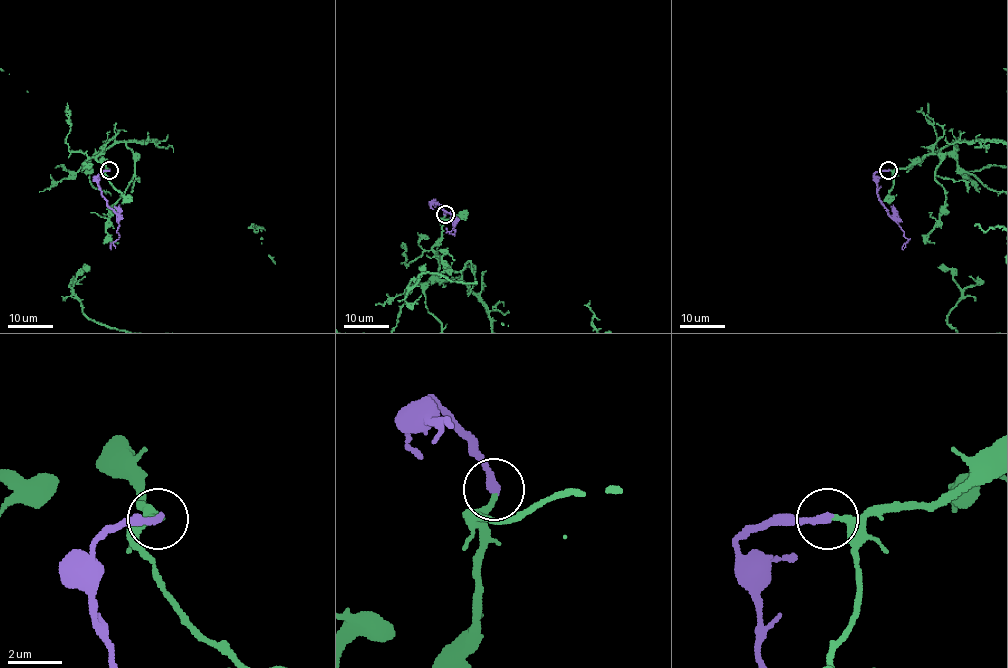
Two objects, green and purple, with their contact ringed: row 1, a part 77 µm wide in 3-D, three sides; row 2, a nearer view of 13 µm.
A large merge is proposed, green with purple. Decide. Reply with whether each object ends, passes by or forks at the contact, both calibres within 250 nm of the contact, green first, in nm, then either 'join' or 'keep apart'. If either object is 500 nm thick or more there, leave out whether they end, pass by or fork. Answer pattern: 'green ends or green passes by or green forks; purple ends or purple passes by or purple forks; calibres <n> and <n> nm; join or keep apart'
green ends; purple ends; calibres 240 and 300 nm; join

